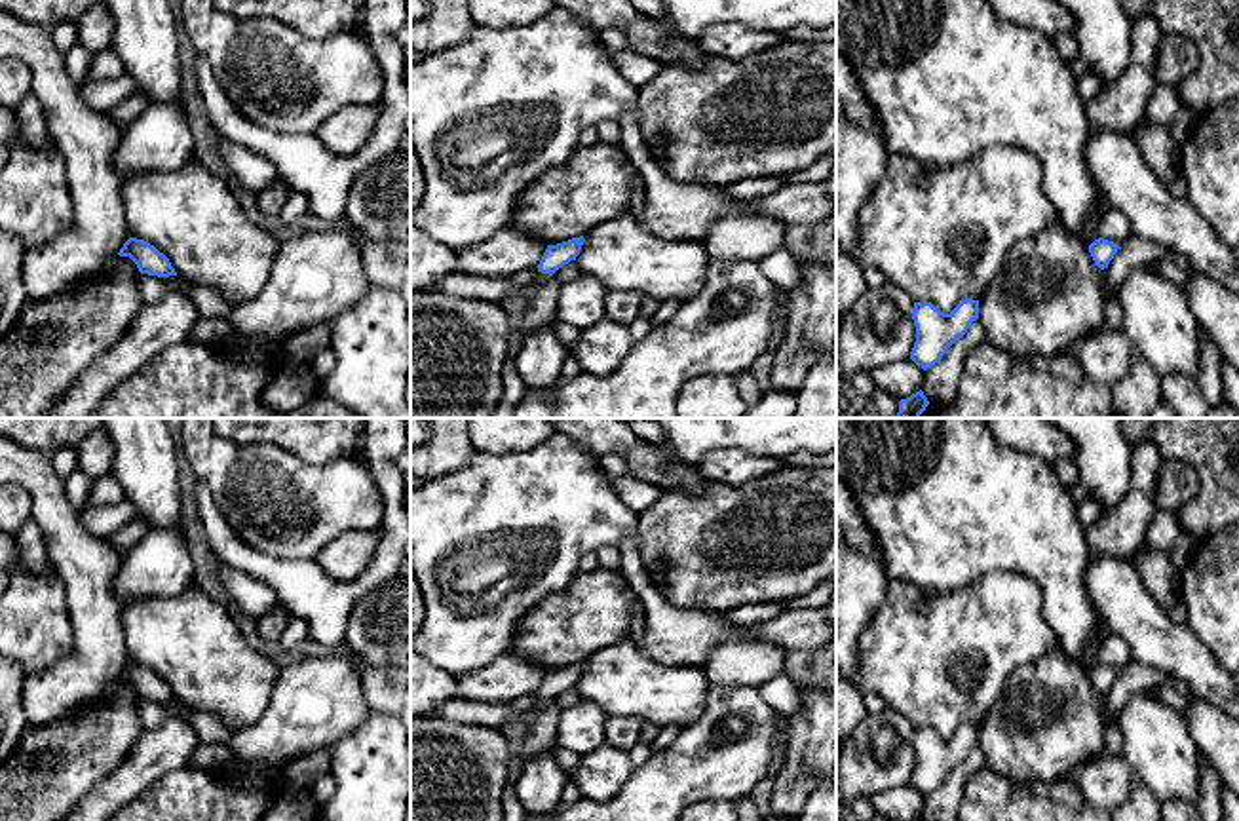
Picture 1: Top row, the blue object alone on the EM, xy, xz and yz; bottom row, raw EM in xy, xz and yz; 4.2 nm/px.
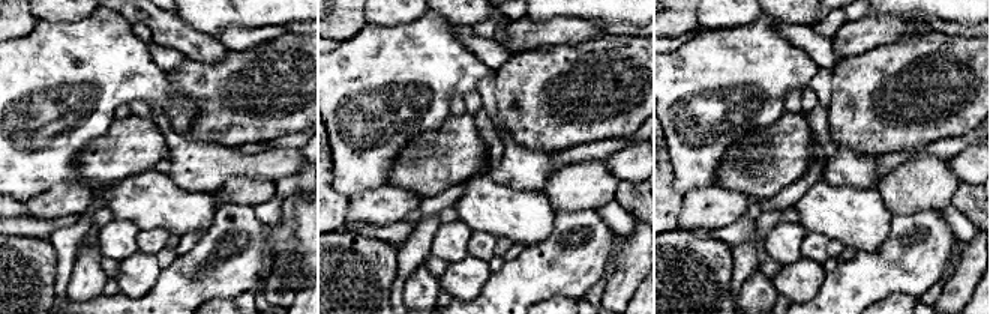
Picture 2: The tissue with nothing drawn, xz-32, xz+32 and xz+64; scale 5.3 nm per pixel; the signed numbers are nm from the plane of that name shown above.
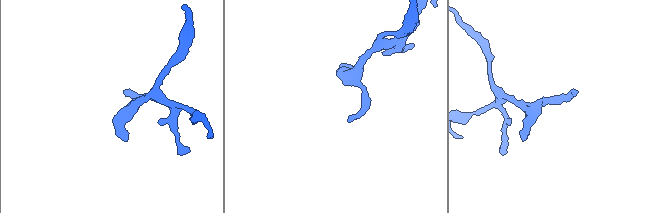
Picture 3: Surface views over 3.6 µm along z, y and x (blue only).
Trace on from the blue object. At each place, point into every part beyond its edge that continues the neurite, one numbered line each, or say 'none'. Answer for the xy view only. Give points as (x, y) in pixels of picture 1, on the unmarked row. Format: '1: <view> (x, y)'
none

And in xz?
1: xz (515, 730)

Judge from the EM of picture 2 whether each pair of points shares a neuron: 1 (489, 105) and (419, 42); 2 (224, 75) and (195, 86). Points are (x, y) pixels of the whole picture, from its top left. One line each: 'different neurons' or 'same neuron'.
1: different neurons
2: same neuron

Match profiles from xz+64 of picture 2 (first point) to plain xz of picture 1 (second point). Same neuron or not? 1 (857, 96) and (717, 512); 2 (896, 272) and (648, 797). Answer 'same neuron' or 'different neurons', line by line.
1: same neuron
2: same neuron

